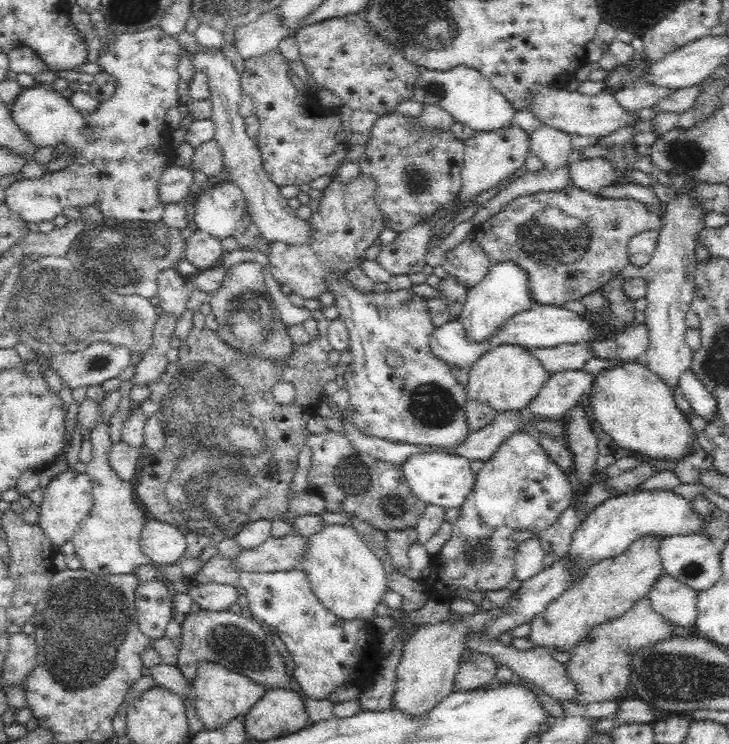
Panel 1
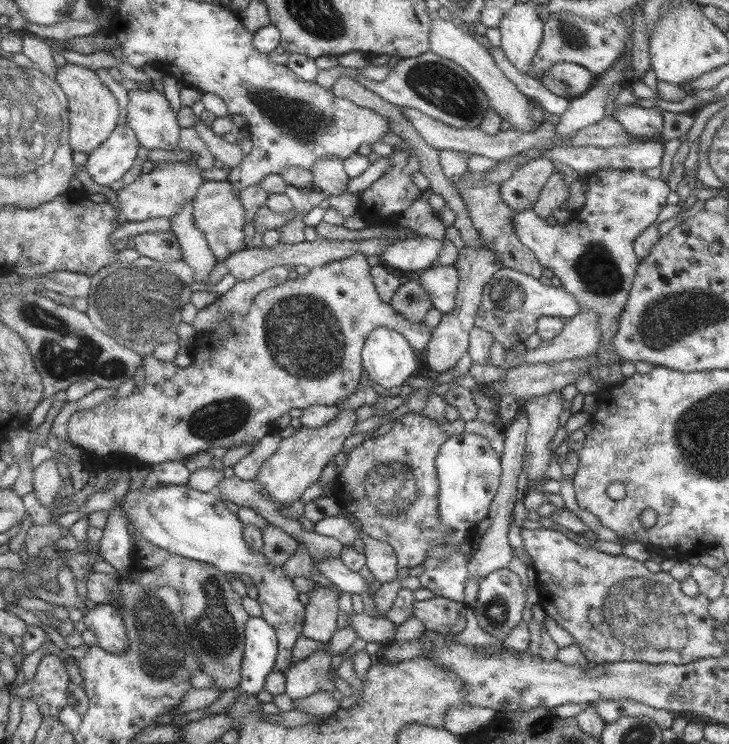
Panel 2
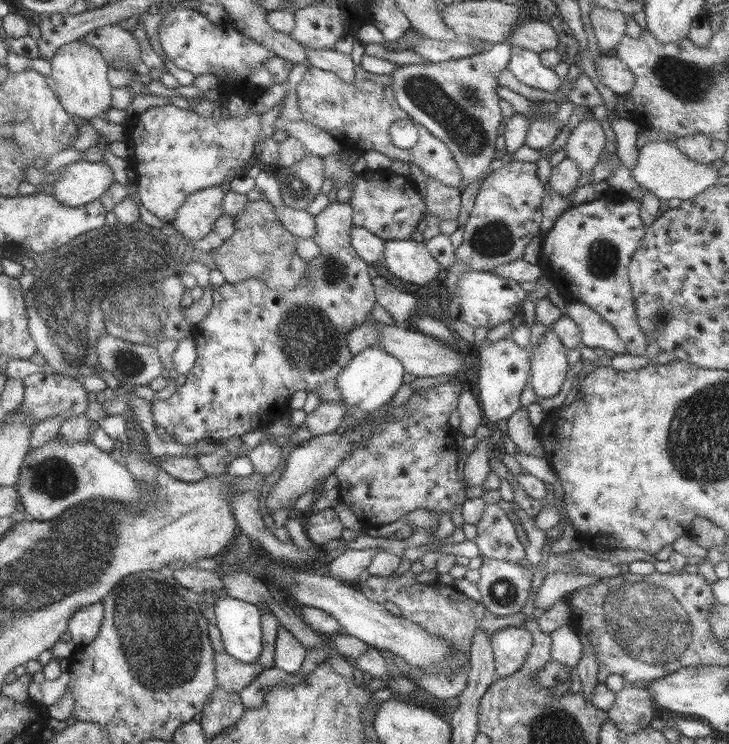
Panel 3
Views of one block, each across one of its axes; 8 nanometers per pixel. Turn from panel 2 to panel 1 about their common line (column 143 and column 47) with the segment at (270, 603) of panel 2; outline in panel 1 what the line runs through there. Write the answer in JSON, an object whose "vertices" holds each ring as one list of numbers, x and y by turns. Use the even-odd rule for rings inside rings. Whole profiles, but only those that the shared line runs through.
{"vertices":[[65,471,49,481,42,502,35,507,39,512,37,526,54,547,60,548,72,541,79,523,83,522,83,518,92,509,92,494,93,487,86,473,78,474,76,471]]}

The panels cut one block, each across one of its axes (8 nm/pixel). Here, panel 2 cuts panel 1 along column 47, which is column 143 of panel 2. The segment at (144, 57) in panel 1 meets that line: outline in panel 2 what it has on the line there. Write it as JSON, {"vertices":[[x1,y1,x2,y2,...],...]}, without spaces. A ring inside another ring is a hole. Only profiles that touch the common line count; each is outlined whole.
{"vertices":[[132,89,128,91,127,98,124,125,134,131,140,146,147,150,173,150,180,128,160,89],[159,162,151,172,140,173,131,183,117,190,116,198,122,221,141,222,147,218,168,218,175,215,185,201,194,200,201,184,199,167,183,162]]}

